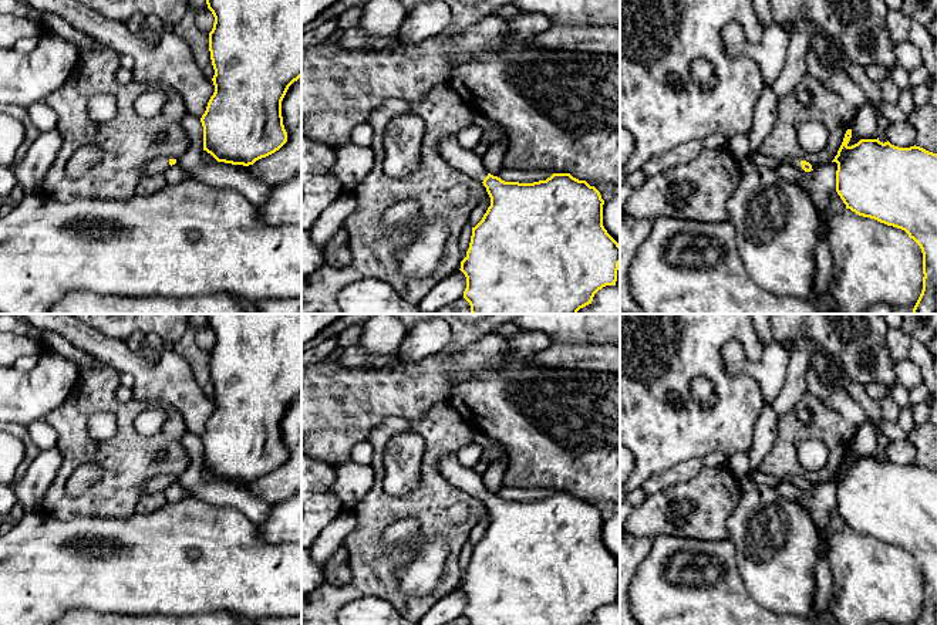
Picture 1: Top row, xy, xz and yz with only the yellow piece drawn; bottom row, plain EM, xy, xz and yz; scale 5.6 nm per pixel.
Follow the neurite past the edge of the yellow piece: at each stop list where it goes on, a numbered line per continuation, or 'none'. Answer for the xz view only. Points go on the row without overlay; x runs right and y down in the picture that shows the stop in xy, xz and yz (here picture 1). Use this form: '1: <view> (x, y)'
1: xz (464, 477)

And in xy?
1: xy (159, 485)

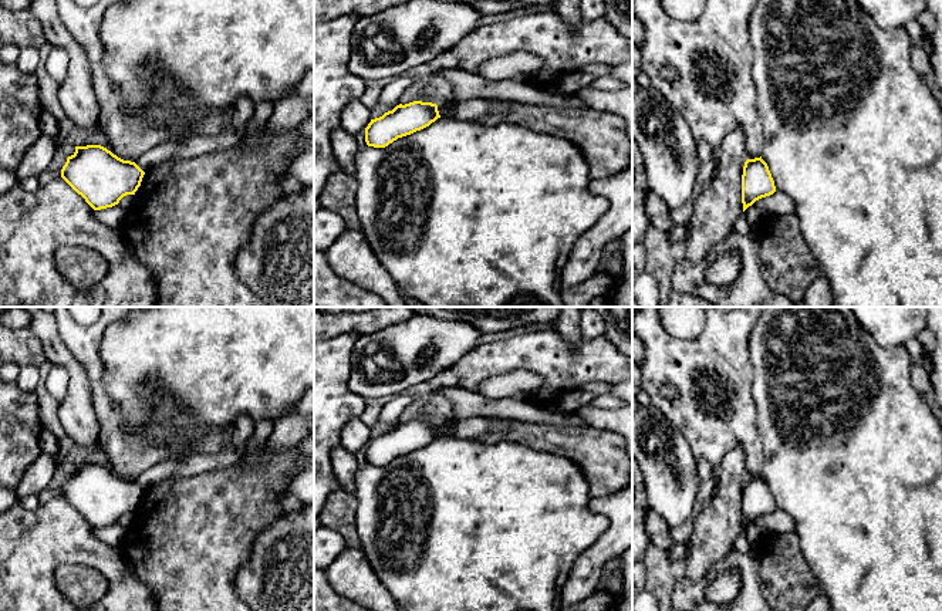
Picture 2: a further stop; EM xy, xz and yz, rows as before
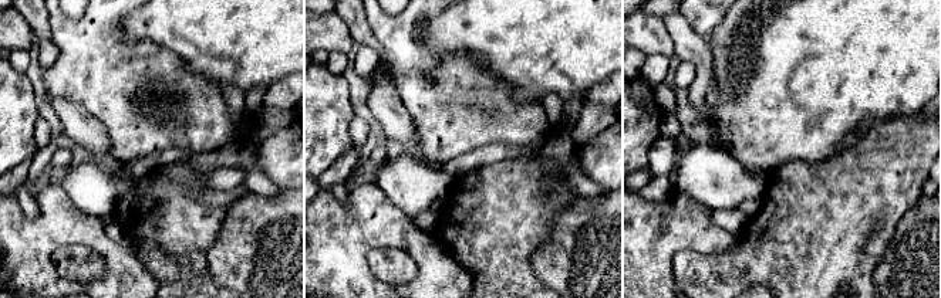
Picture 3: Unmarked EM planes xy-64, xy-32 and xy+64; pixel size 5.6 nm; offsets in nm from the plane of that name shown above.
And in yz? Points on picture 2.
none

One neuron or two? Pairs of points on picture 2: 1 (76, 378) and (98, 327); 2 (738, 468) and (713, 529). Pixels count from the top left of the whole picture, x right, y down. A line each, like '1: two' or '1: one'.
1: two
2: one

